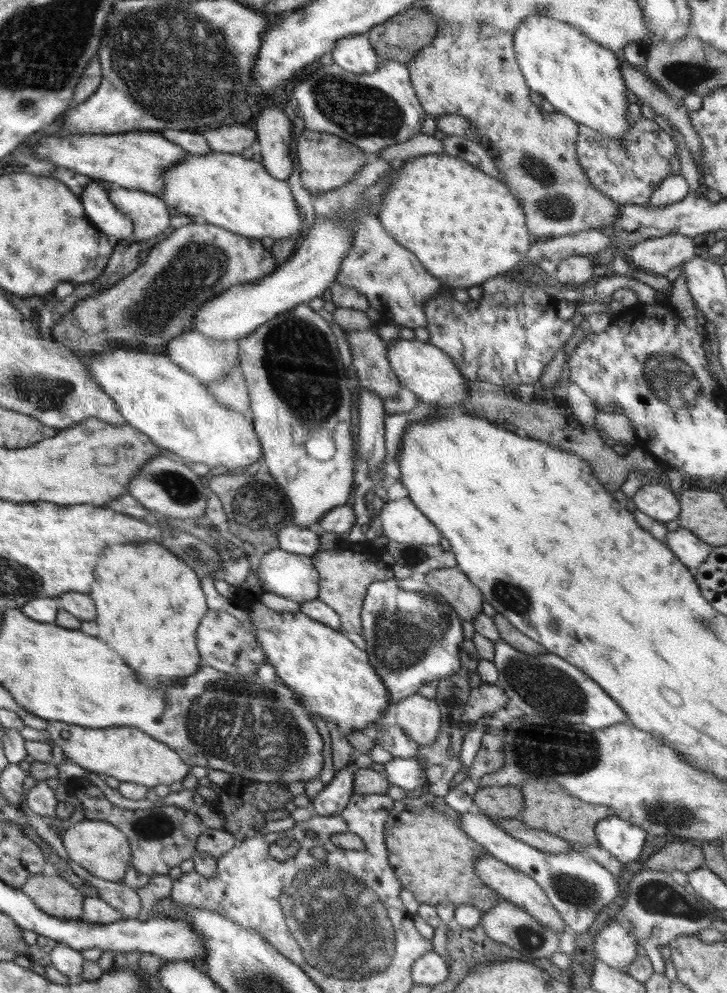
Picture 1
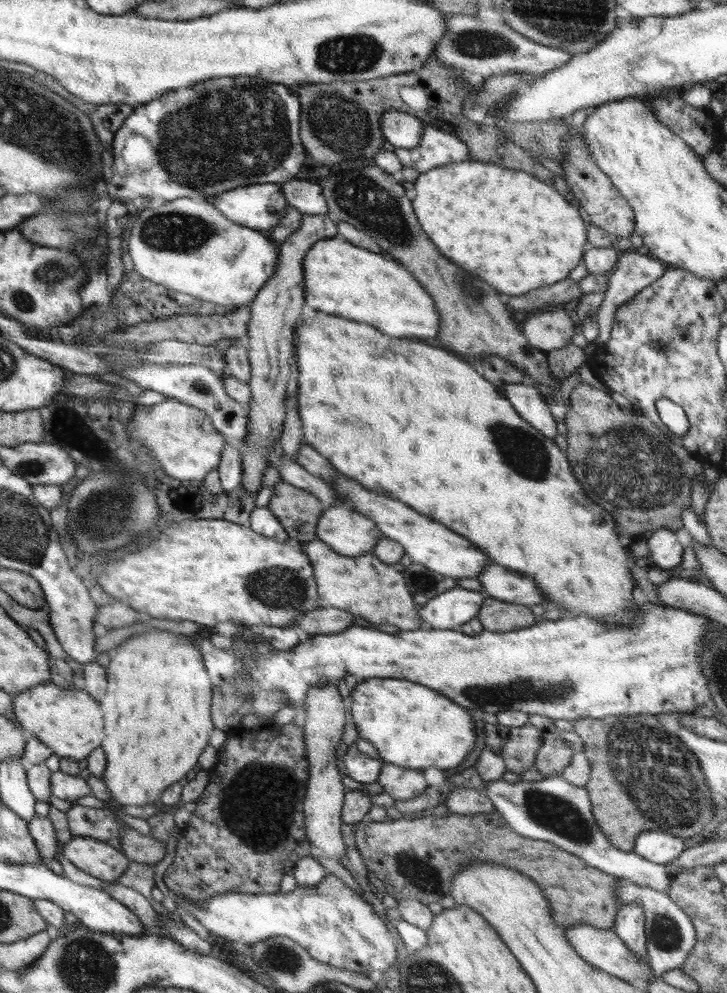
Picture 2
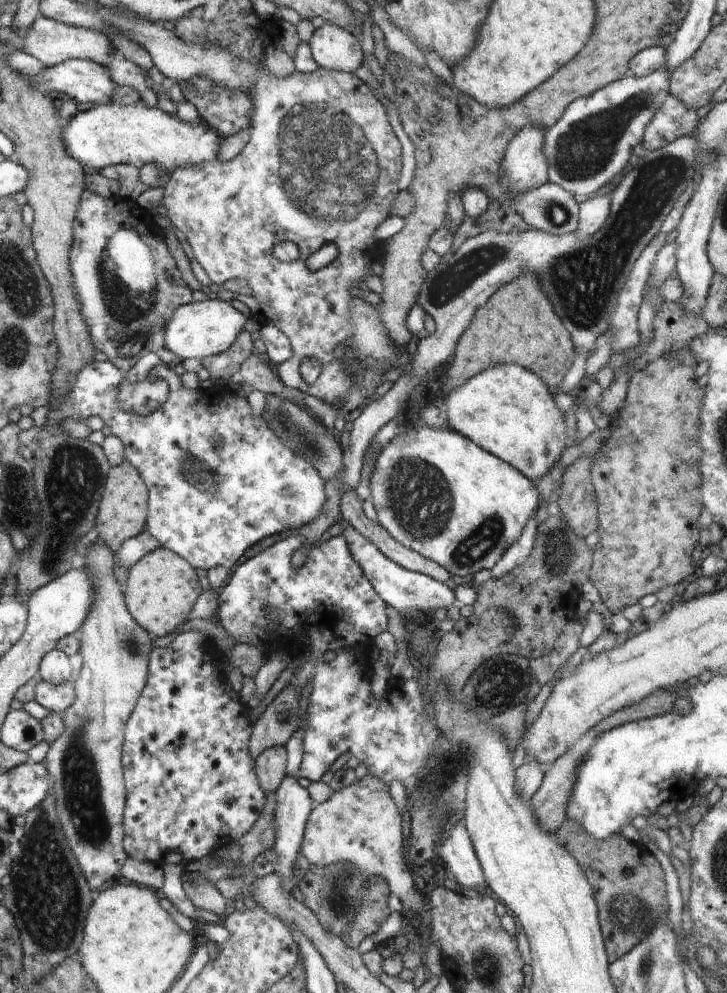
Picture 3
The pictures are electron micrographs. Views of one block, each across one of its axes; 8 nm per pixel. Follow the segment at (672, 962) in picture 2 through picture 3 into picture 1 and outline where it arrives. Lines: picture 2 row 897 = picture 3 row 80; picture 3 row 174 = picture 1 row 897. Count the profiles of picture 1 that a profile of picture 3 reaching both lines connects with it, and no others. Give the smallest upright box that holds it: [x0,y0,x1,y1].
[459,809,619,934]

